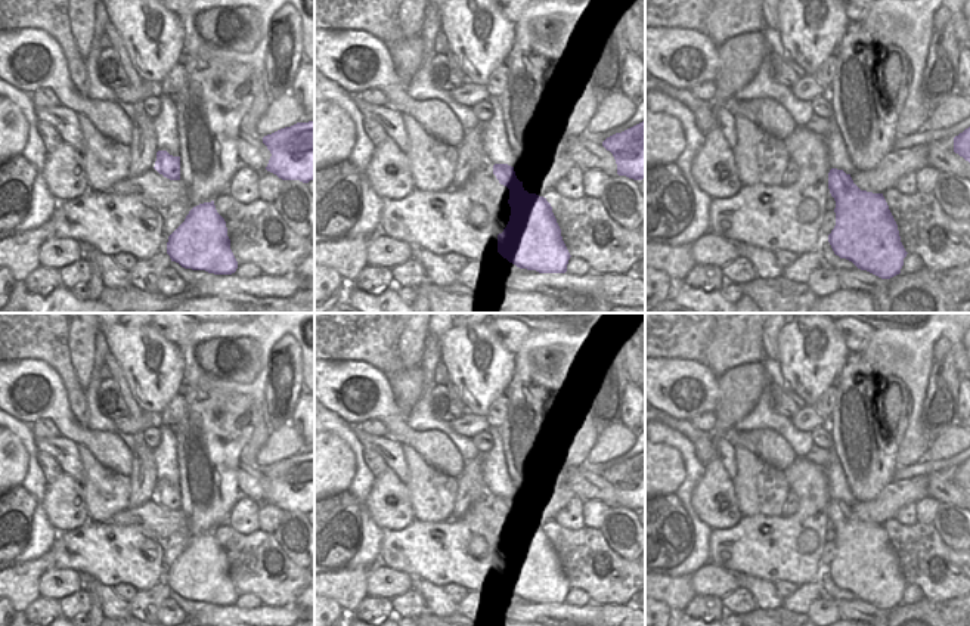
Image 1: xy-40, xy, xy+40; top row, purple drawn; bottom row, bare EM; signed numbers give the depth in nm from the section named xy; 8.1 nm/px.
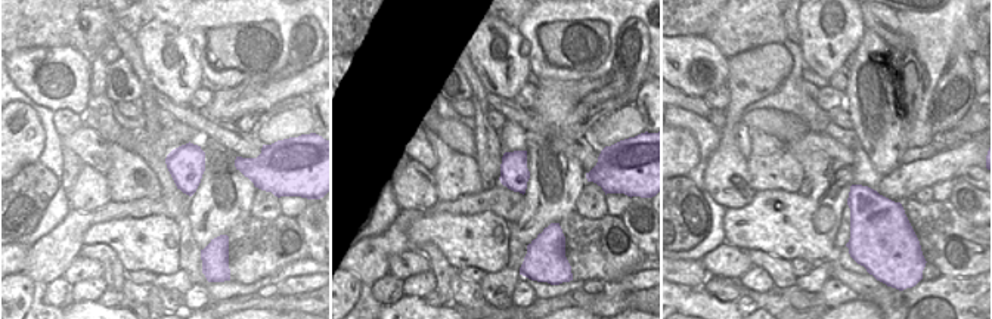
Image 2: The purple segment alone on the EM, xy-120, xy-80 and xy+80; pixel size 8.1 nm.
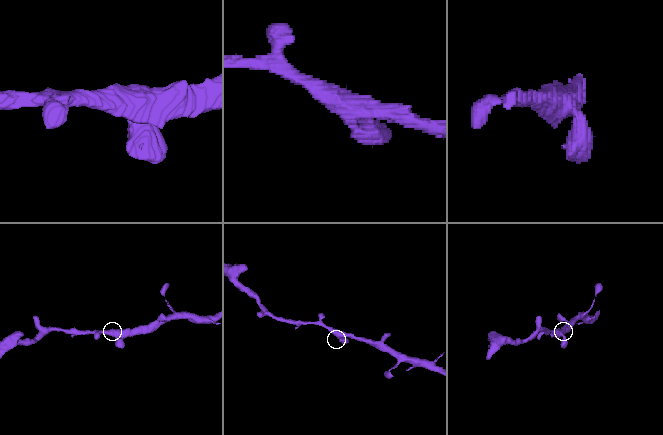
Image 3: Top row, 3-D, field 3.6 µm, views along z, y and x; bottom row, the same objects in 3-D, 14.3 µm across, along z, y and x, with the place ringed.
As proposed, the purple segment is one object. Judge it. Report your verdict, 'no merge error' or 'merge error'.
no merge error

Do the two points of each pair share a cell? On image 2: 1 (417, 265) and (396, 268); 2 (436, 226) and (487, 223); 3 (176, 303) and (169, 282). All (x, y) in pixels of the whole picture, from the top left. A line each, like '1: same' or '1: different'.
1: same
2: same
3: same

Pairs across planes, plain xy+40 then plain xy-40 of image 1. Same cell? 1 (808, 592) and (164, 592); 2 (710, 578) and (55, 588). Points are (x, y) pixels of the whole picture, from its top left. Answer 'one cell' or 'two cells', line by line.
1: one cell
2: one cell

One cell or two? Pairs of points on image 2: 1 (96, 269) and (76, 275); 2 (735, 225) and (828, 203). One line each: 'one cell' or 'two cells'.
1: one cell
2: one cell

